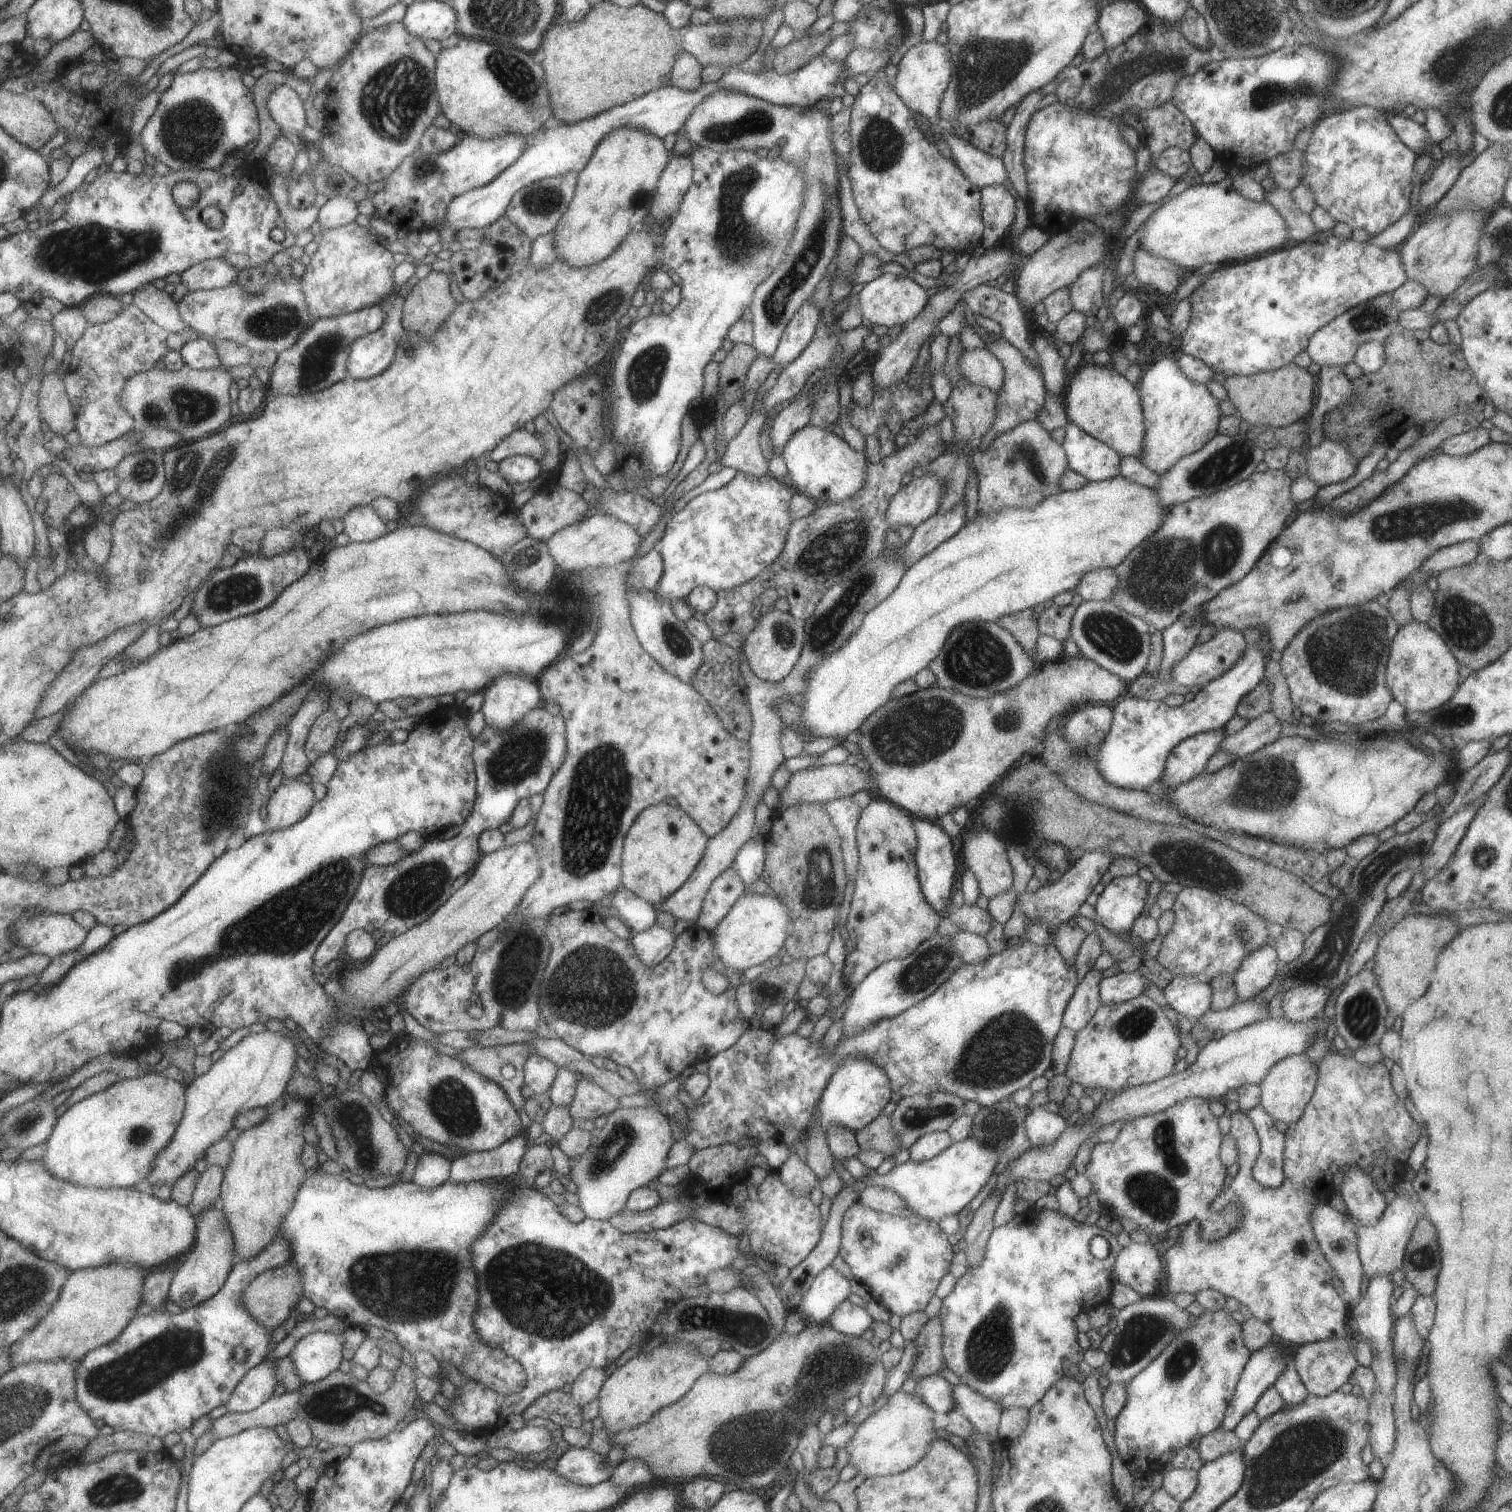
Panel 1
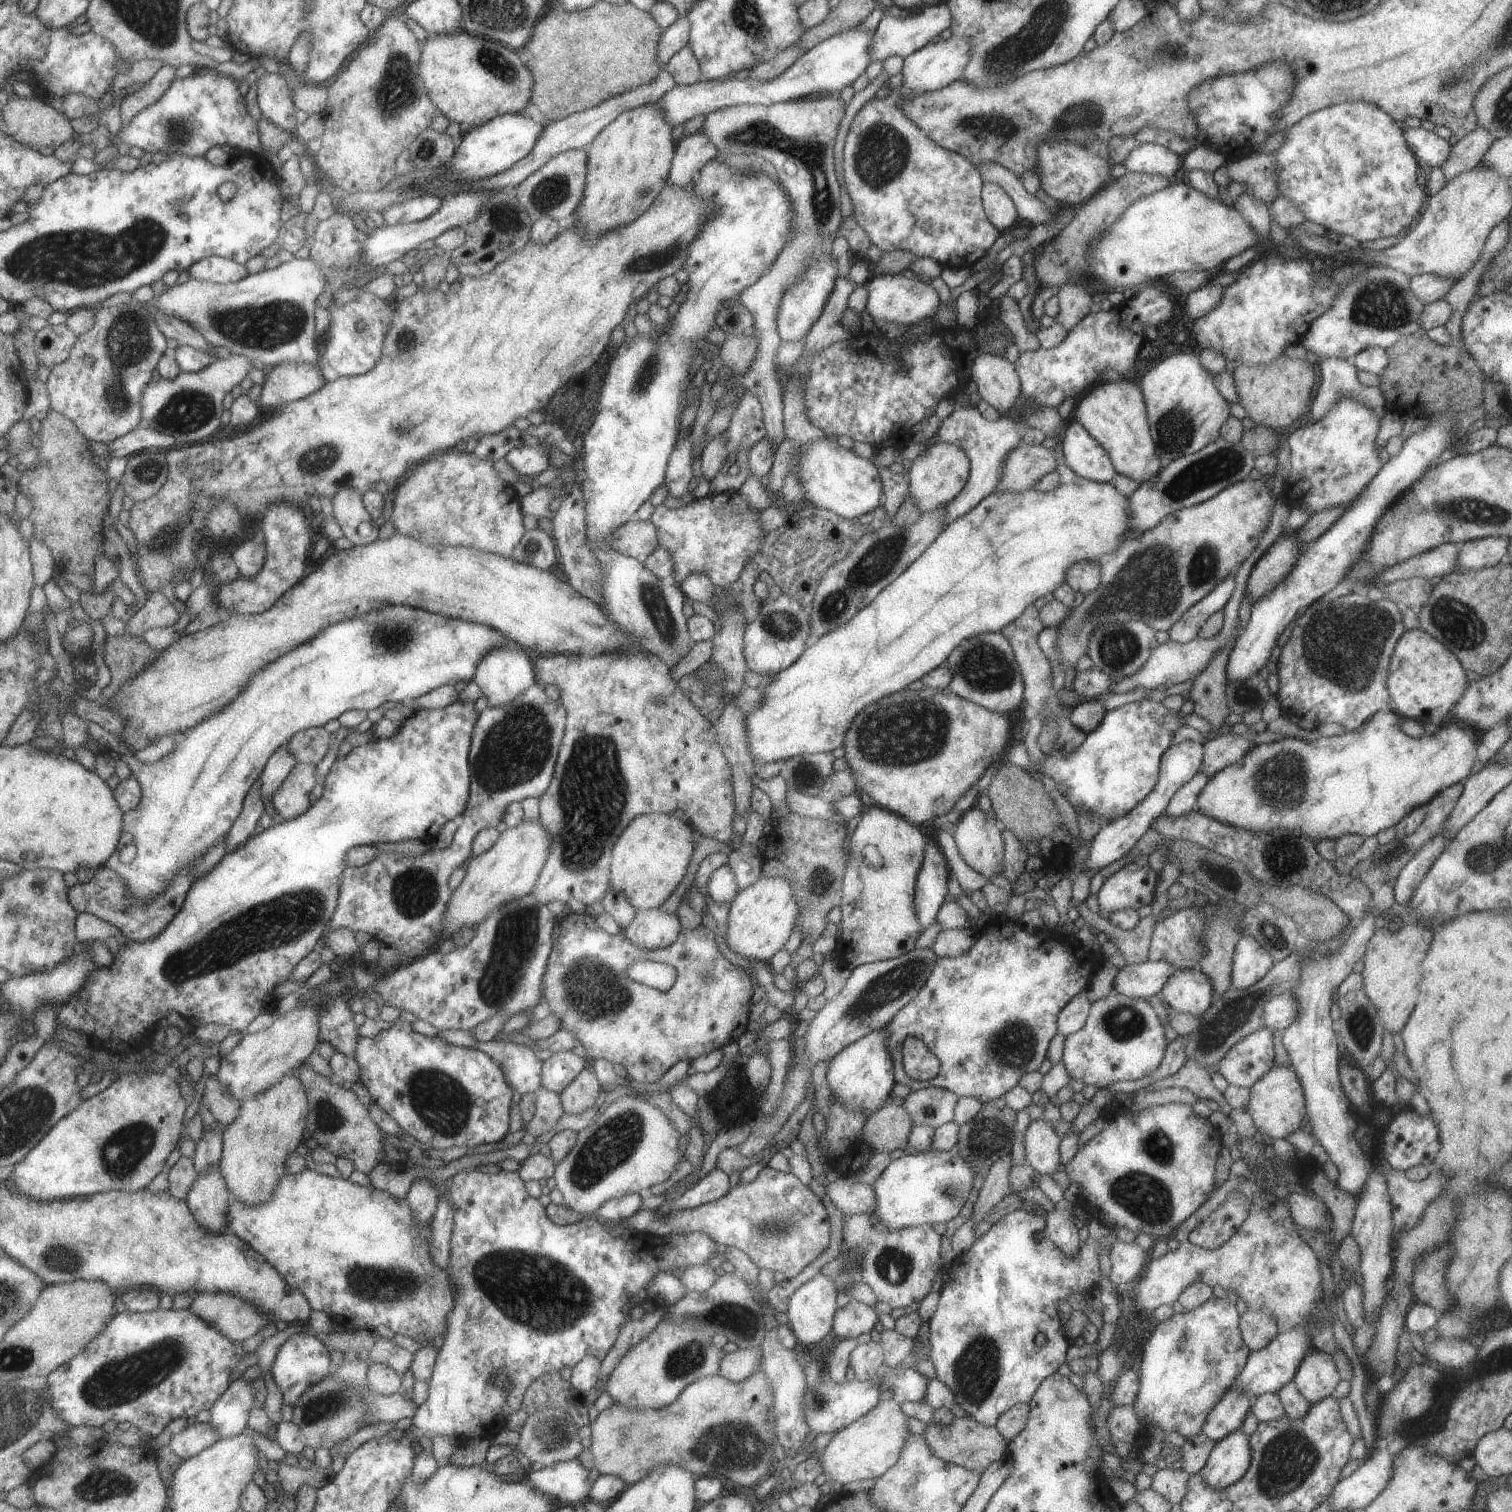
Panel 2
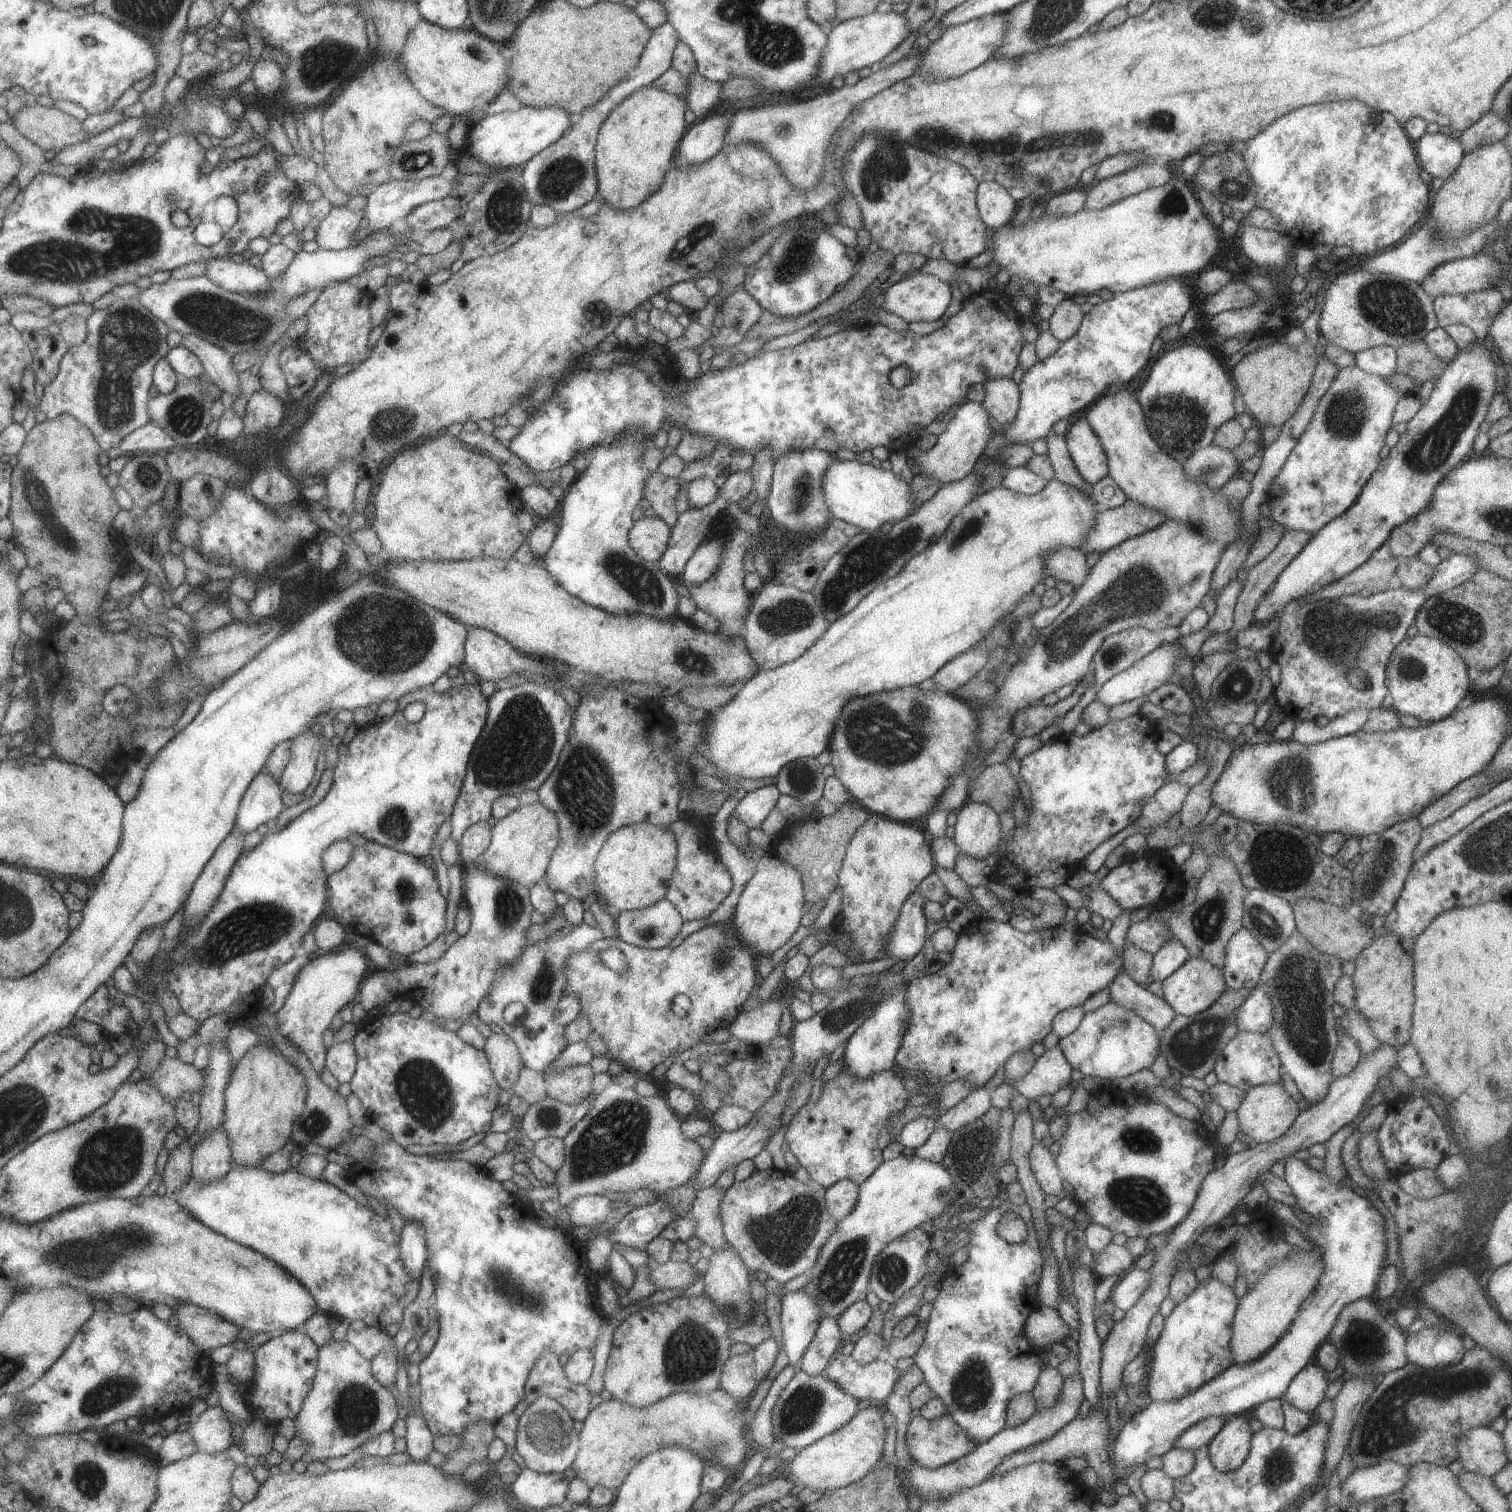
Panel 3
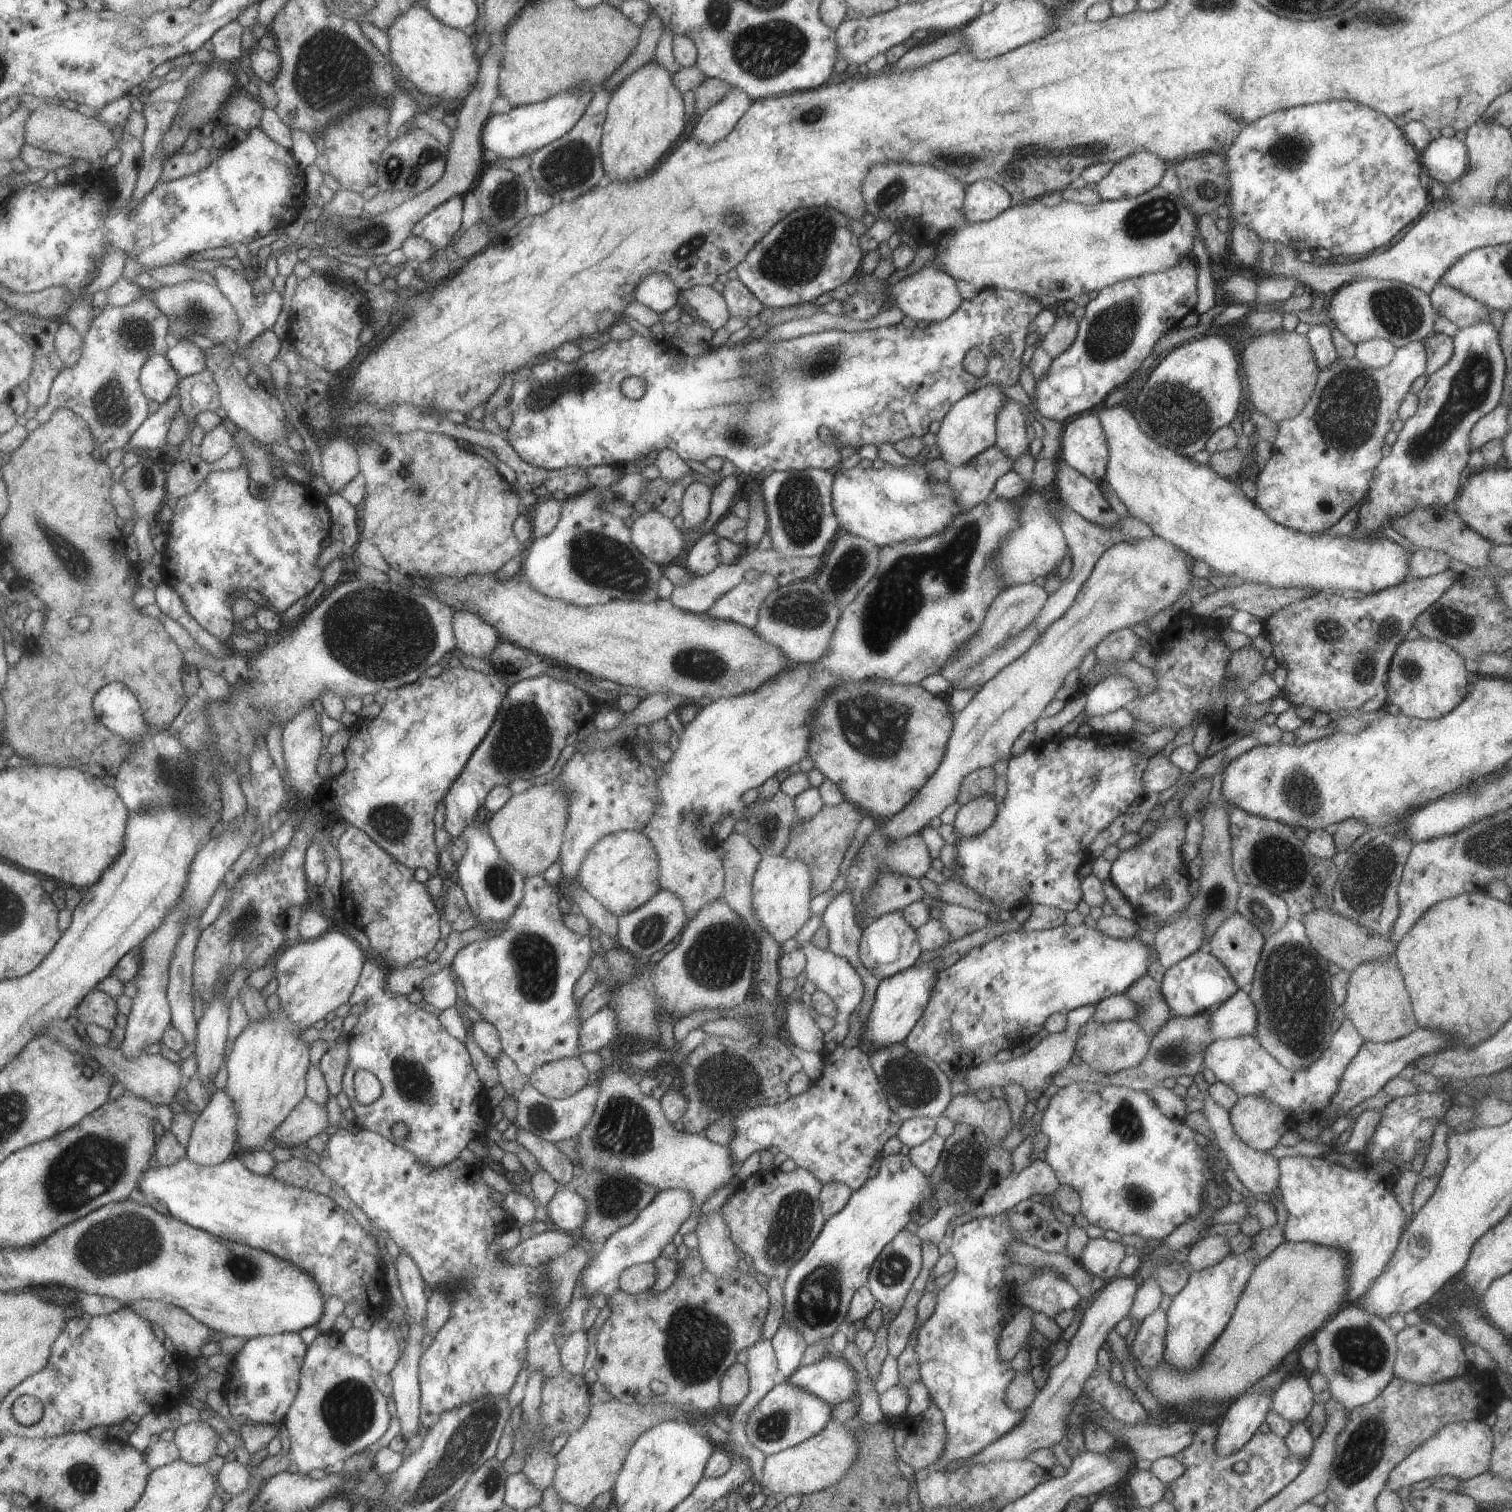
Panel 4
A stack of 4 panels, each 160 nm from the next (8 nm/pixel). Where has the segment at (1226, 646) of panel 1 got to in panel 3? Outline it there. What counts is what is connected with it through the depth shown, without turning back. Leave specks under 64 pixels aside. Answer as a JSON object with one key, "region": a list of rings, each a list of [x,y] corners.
{"region":[[[1178,640],[1170,643],[1161,643],[1151,652],[1143,656],[1143,658],[1140,658],[1137,662],[1134,662],[1125,670],[1122,670],[1119,674],[1106,680],[1095,691],[1095,699],[1109,708],[1110,706],[1118,705],[1122,702],[1146,696],[1158,686],[1169,682],[1171,675],[1176,671],[1175,662],[1183,656],[1187,656],[1186,650],[1179,644]]]}

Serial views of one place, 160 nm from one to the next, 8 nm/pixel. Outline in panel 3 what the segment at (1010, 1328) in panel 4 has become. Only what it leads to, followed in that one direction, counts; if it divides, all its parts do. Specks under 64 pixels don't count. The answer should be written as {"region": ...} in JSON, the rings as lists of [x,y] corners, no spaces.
{"region":[[[1039,1304],[1037,1310],[1029,1312],[1021,1336],[1039,1350],[1049,1348],[1051,1344],[1062,1343],[1069,1336],[1069,1326],[1059,1318],[1059,1314],[1053,1308]]]}

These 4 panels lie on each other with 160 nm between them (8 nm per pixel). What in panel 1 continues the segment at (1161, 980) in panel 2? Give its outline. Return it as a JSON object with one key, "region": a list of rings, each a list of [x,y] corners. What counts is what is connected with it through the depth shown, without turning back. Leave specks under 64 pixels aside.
{"region":[[[1118,970],[1114,975],[1103,977],[1098,984],[1101,1005],[1121,1004],[1135,998],[1147,985],[1148,980],[1138,970],[1130,973]]]}

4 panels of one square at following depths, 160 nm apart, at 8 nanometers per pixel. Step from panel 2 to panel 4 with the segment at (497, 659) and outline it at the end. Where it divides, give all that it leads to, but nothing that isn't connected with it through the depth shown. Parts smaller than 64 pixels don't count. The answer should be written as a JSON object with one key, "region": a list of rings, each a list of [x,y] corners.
{"region":[[[457,610],[452,612],[451,628],[455,638],[456,654],[483,659],[493,652],[499,642],[498,633],[479,614]]]}

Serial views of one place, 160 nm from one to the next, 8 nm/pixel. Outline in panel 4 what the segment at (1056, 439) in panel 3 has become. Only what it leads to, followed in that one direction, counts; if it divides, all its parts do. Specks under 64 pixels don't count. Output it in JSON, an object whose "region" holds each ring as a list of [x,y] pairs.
{"region":[[[1057,462],[1055,480],[1059,501],[1070,507],[1081,518],[1099,524],[1103,528],[1117,526],[1119,517],[1103,498],[1099,483],[1084,478],[1065,462]]]}

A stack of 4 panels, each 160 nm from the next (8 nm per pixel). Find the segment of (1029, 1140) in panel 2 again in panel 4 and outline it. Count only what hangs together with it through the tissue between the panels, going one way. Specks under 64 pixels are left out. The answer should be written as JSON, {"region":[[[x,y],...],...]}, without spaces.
{"region":[[[1035,1159],[1018,1174],[998,1175],[981,1203],[974,1206],[972,1218],[995,1216],[1034,1194],[1053,1196],[1059,1185],[1053,1170],[1043,1160]]]}

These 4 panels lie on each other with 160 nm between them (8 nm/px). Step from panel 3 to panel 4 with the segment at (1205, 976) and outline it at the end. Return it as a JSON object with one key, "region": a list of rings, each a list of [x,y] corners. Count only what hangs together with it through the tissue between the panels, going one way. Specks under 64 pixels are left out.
{"region":[[[1205,948],[1198,949],[1167,968],[1160,982],[1160,992],[1165,1003],[1173,1010],[1175,1016],[1179,1017],[1191,1017],[1211,1011],[1231,998],[1237,990],[1237,984],[1227,972],[1227,968]]]}

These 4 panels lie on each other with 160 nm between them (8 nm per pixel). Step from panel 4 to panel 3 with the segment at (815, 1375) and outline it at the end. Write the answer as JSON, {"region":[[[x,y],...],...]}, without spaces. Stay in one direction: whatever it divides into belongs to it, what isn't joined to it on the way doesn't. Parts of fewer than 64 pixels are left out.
{"region":[[[838,1350],[821,1375],[829,1378],[831,1384],[839,1386],[843,1394],[855,1400],[869,1400],[883,1405],[900,1376],[899,1370],[885,1358],[878,1358],[868,1364],[857,1364],[851,1356]]]}

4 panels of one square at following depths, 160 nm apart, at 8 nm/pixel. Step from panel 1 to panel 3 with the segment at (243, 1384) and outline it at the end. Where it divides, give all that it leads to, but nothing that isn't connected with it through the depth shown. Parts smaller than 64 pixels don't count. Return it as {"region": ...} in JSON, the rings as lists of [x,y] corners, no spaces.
{"region":[[[209,1407],[189,1424],[188,1430],[197,1441],[199,1451],[218,1453],[233,1446],[233,1424],[227,1418],[228,1407]]]}

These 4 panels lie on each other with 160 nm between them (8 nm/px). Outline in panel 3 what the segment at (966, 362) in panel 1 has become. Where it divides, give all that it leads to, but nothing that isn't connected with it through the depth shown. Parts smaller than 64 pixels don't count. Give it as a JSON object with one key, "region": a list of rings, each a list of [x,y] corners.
{"region":[[[993,377],[987,379],[983,384],[984,396],[980,402],[986,410],[988,416],[994,418],[997,424],[1006,425],[1008,422],[1014,420],[1016,410],[1020,401],[1020,390],[1011,377]]]}

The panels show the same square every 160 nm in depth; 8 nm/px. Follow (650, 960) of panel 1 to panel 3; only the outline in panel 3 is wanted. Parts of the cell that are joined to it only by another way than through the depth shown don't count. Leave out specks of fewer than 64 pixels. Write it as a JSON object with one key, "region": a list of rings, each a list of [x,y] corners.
{"region":[[[667,899],[651,906],[621,911],[614,919],[616,934],[627,944],[644,949],[667,948],[684,920]]]}

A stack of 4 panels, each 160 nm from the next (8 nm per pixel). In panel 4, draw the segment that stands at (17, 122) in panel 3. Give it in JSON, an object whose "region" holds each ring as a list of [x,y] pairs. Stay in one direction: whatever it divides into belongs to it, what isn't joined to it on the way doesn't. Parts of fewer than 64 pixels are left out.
{"region":[[[40,104],[25,124],[26,142],[46,152],[68,155],[76,160],[92,160],[105,157],[109,150],[119,149],[120,141],[113,138],[113,128],[101,122],[98,117],[85,116],[77,109],[69,110],[59,104]]]}

